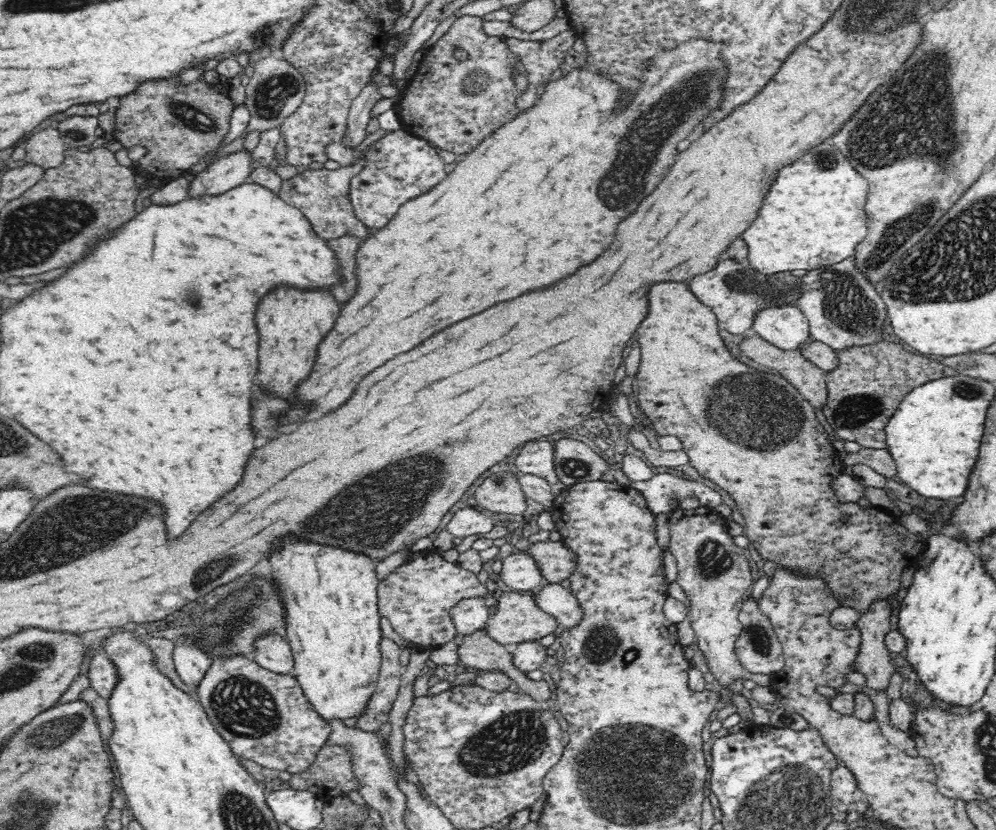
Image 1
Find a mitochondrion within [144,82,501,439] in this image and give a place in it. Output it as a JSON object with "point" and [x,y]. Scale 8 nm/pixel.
{"point":[190,116]}

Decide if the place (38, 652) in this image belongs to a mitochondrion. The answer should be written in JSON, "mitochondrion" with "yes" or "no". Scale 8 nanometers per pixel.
{"mitochondrion":"yes"}

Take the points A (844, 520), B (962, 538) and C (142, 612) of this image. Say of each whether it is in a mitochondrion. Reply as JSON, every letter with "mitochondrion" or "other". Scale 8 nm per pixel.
{"A":"other","B":"other","C":"other"}

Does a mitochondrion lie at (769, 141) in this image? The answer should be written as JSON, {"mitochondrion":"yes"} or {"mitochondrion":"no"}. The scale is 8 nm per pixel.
{"mitochondrion":"no"}

